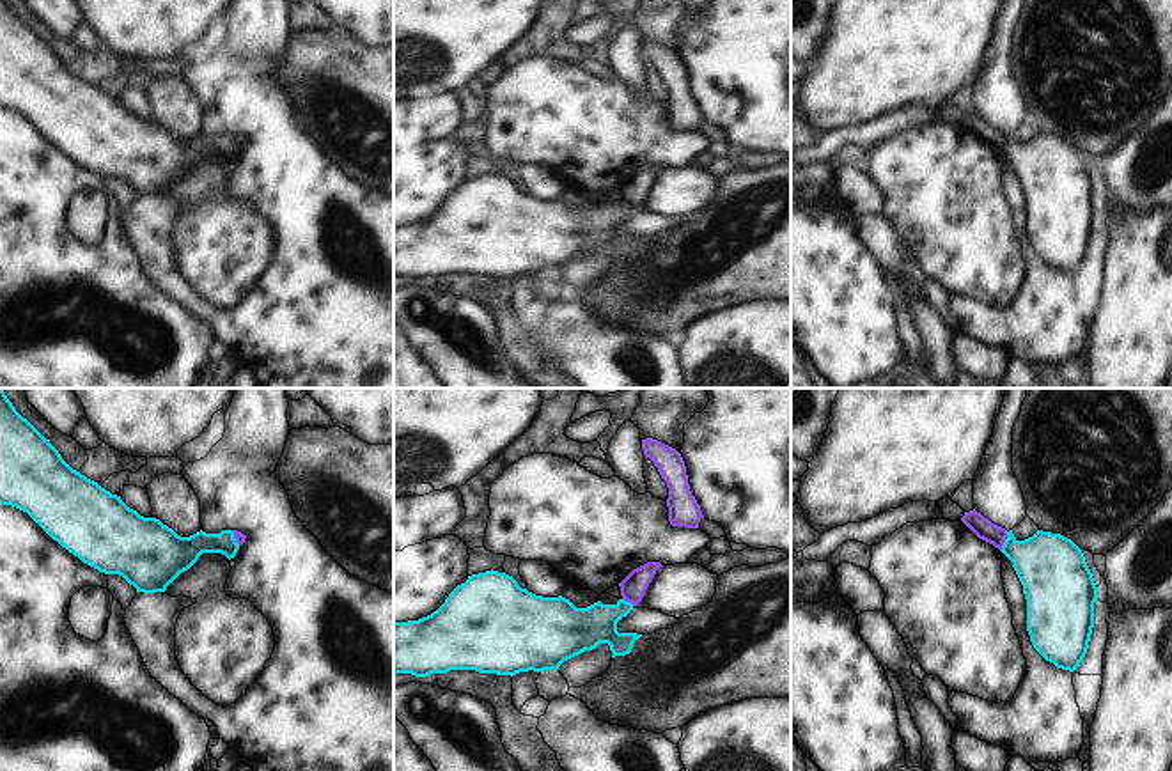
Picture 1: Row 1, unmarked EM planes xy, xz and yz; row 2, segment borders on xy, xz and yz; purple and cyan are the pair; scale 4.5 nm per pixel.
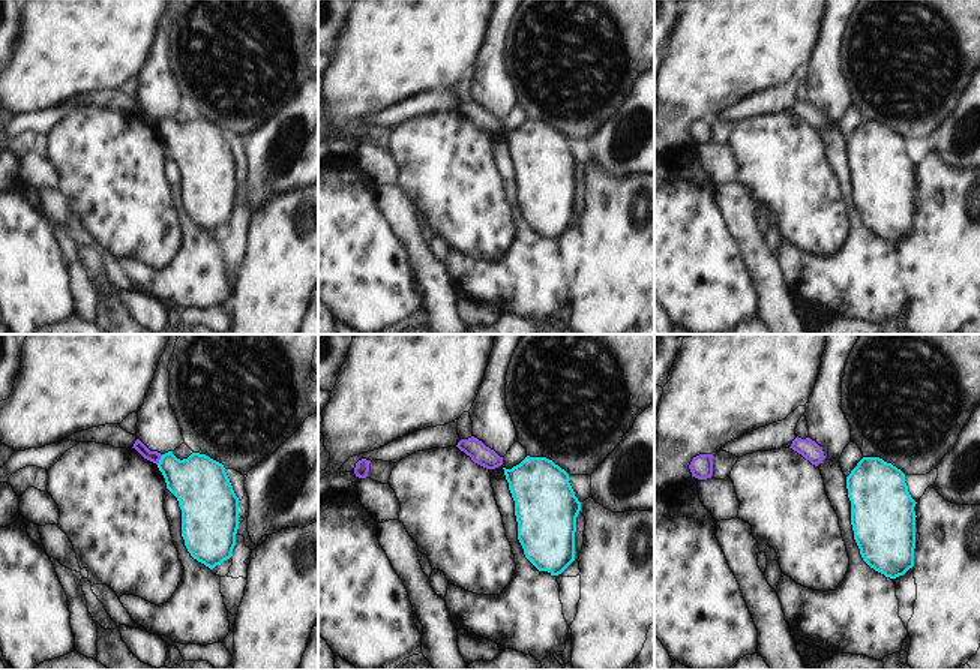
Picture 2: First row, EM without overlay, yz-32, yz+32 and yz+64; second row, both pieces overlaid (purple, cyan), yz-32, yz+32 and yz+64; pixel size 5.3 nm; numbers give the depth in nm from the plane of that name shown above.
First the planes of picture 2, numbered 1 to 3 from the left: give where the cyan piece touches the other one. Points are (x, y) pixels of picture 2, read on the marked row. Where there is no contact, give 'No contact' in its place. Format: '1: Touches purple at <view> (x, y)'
1: Touches purple at yz-32 (159, 459)
2: No contact
3: No contact

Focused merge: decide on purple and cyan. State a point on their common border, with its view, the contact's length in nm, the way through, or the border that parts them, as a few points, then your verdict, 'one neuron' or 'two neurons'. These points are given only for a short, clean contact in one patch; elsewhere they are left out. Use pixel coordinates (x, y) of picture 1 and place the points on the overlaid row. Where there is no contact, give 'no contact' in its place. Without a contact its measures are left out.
meets purple in yz at (1004, 541); contact 90 nm long; border along yz (1007, 532), (1000, 550); two neurons

